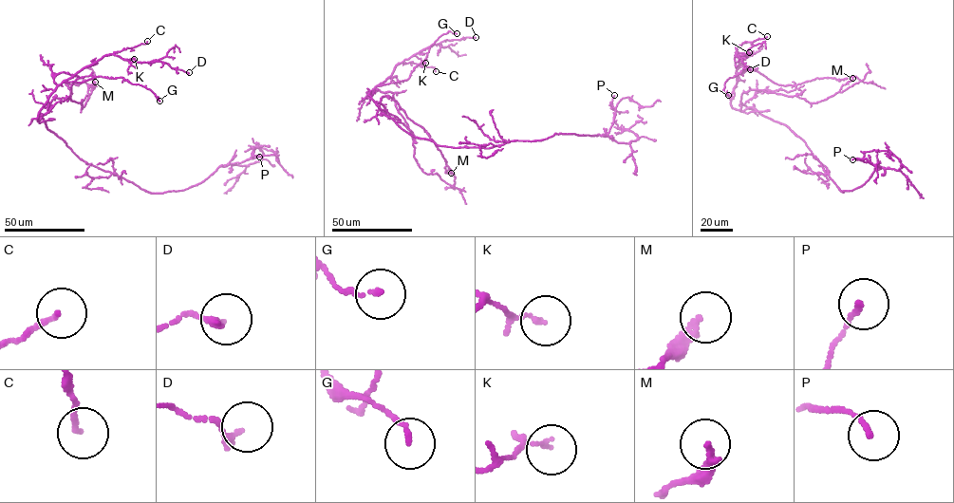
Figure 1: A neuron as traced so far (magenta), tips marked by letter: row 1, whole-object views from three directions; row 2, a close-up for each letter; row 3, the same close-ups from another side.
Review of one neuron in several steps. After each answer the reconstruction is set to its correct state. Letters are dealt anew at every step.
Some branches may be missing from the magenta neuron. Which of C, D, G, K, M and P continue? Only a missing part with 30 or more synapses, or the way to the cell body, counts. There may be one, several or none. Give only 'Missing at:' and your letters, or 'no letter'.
Missing at: no letter

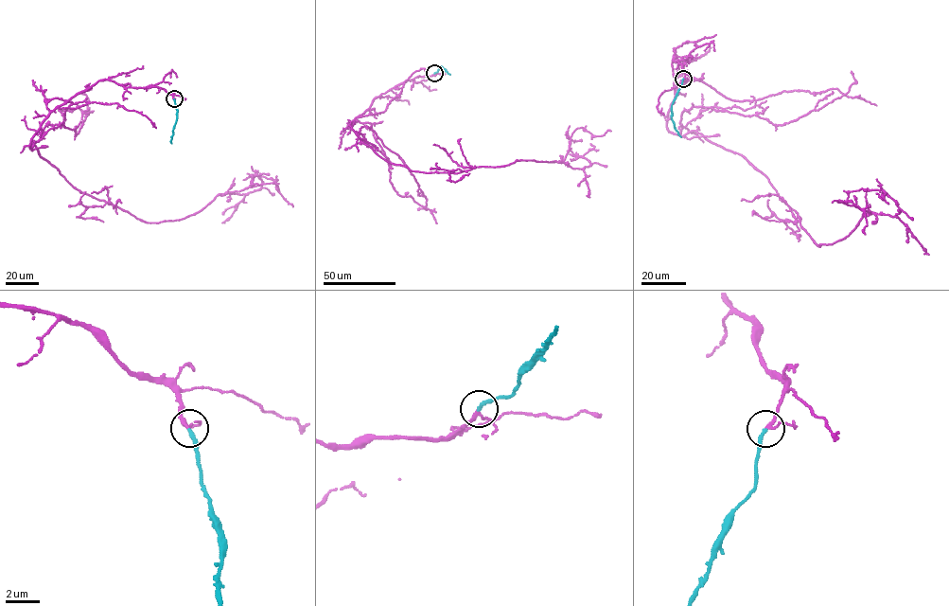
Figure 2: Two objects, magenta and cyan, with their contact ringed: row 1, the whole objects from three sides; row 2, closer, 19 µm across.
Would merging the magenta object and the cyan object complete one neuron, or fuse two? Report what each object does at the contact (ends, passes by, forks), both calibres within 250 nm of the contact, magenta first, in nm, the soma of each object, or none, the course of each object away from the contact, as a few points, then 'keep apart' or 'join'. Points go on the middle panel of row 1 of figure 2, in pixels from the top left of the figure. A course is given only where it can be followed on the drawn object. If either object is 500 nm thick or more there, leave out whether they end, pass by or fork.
magenta passes by | cyan ends | 160/220 nm | magenta none | cyan none | magenta via (434, 73), (374, 98), (350, 125), (360, 141), (412, 170), (455, 173), (563, 162), (576, 129), (611, 131) | cyan via (434, 73), (441, 66), (450, 75) | join

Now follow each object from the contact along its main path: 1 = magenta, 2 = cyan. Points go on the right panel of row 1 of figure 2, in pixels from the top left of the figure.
1: (683, 79), (674, 48), (669, 131), (745, 157), (817, 245), (871, 214), (842, 201), (864, 211), (865, 234)
2: (683, 79), (671, 107), (672, 120), (681, 137)

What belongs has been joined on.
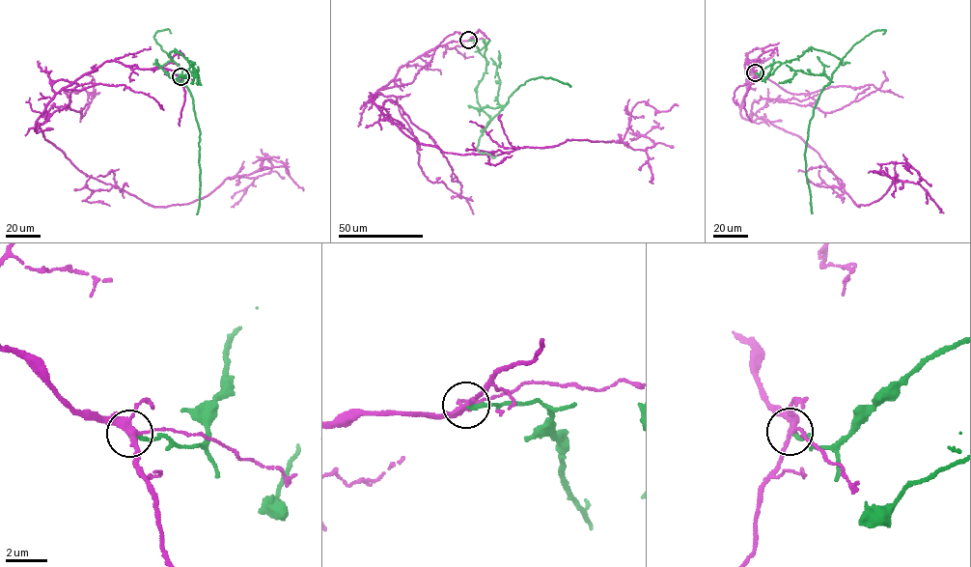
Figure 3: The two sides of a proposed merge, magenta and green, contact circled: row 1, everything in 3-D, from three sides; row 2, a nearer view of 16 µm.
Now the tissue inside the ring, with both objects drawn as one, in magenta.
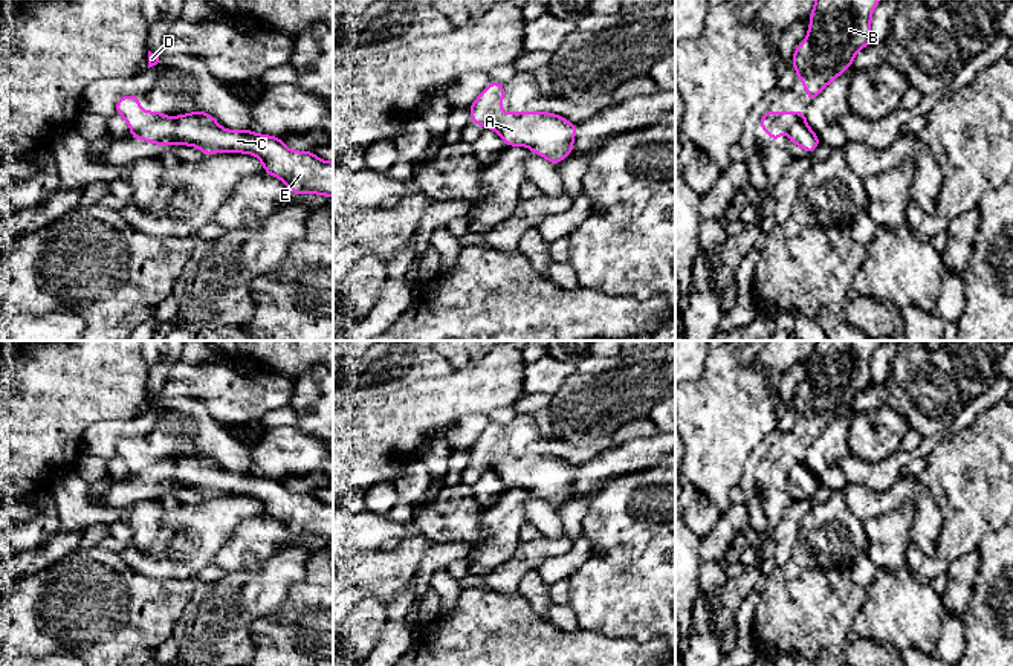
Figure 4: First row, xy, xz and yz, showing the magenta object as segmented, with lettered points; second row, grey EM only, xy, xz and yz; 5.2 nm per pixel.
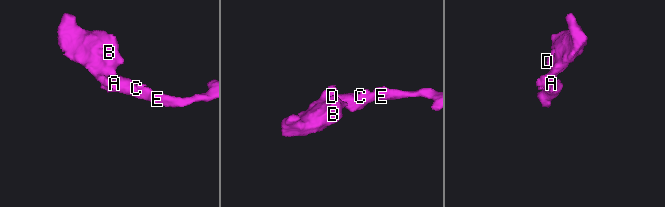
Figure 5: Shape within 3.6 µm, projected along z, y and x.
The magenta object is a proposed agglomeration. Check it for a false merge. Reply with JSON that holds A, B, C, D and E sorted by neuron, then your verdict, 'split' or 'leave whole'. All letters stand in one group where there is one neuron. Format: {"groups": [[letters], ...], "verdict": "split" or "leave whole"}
{"groups": [["A", "C", "E"], ["B", "D"]], "verdict": "split"}

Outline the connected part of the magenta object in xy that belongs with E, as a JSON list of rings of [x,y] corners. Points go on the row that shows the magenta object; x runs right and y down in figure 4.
[[[196,110],[180,116],[162,118],[139,130],[131,130],[130,137],[156,145],[193,145],[203,154],[254,154],[264,165],[266,174],[283,180],[292,194],[333,197],[333,162],[321,160],[312,151],[293,151],[280,137],[257,134],[251,130],[226,130],[205,112]]]

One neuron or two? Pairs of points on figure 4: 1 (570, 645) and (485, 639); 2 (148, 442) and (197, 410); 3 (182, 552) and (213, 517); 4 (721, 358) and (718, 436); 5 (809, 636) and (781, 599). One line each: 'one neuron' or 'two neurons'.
1: one neuron
2: one neuron
3: one neuron
4: one neuron
5: one neuron

